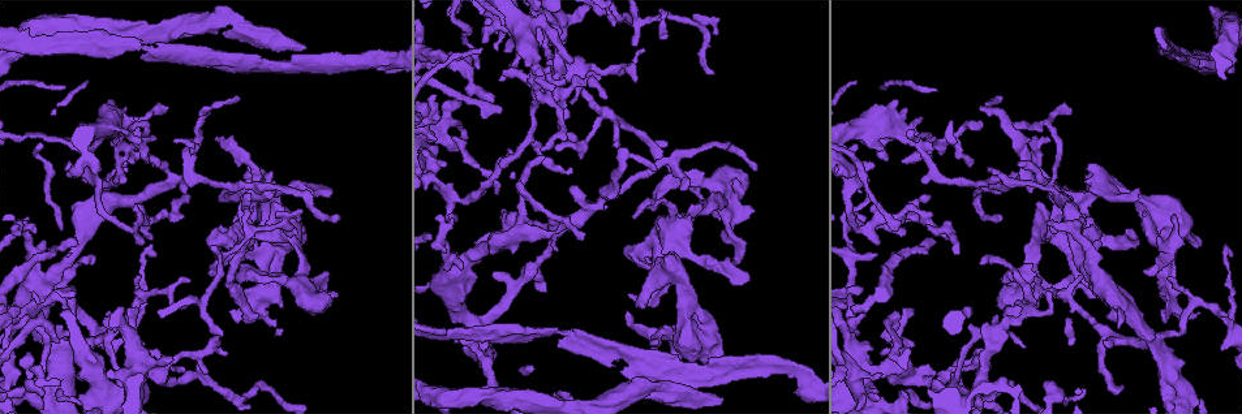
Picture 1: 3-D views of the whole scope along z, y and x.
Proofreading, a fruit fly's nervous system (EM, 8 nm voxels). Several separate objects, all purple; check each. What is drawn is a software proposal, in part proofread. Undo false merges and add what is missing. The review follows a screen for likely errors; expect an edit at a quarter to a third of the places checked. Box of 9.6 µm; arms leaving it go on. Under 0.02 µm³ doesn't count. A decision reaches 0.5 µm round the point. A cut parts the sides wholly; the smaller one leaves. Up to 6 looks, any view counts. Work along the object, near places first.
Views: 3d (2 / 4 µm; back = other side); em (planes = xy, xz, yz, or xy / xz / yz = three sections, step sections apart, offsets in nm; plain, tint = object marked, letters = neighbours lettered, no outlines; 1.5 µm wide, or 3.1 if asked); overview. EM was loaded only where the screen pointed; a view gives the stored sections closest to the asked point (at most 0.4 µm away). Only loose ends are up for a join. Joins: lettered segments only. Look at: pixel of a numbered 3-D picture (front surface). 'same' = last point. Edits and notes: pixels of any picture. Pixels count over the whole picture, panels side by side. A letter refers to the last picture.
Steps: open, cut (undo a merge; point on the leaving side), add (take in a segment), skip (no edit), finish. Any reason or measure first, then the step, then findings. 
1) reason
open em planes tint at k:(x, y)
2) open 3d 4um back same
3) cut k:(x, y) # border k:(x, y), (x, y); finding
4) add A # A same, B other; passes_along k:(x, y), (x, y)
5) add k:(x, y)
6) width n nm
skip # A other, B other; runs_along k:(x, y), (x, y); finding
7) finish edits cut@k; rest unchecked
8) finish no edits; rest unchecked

open 3d 2um at 1:(643, 307)

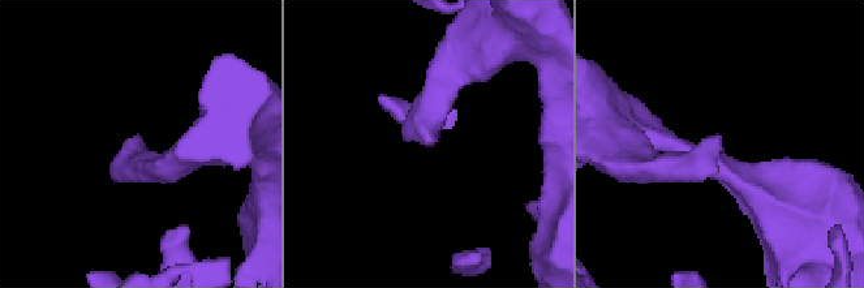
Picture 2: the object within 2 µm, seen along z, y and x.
open em xz step 4 letters at 2:(720, 138)

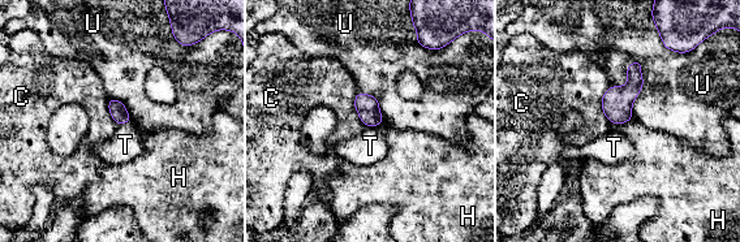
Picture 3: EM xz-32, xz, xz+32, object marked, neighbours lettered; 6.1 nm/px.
open em planes letters same

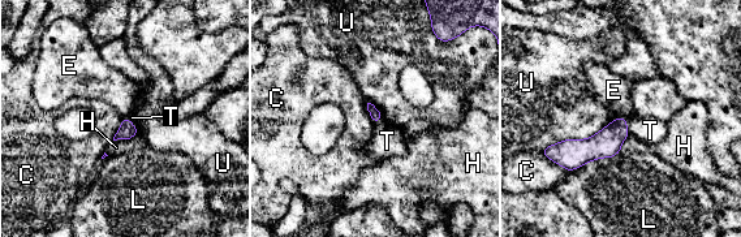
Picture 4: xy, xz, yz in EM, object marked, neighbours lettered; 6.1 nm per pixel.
skip # C other, E other, H other, L other, T other, U other; border 4:(625, 117), (625, 124), (630, 133); no lettered segment goes on from it

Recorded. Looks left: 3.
branch stops here
open em planes letters at 1:(135, 307)

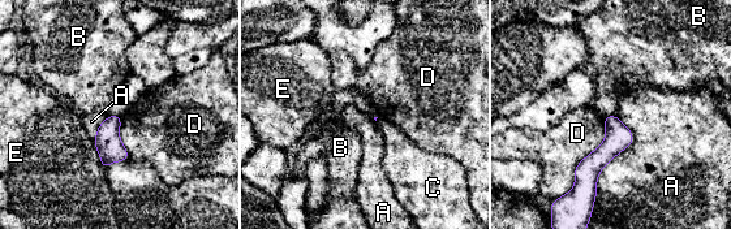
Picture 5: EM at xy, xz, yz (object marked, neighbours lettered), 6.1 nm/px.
skip # A other, B other, C other, D other, E other; border 5:(110, 115), (120, 116); none of them fits

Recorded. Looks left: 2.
branch stops here
open 3d 2um at 1:(1035, 273)

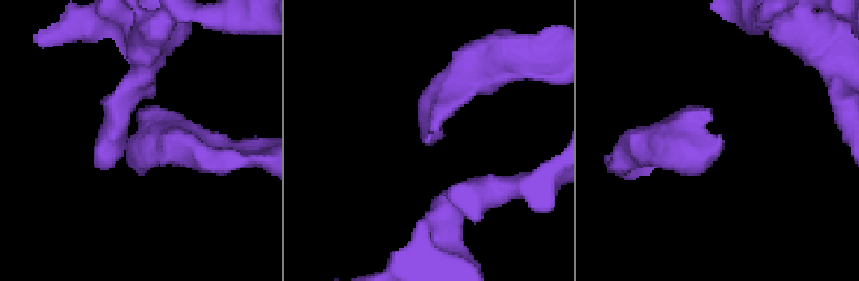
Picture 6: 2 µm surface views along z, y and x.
need the tissue
open em planes letters at 6:(426, 140)

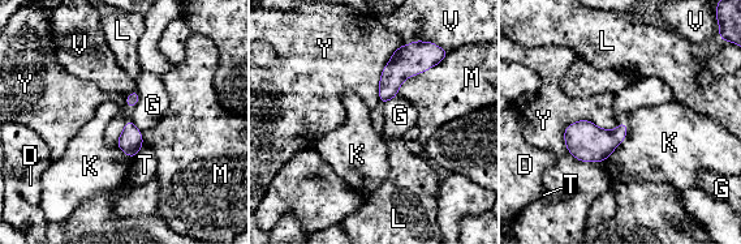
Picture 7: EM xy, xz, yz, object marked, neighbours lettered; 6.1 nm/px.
skip # D other, G other, K other, L other, M other, T other, V other, Y other; border 7:(628, 124), (625, 138), (603, 161); none of them fits

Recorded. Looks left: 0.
finish no edits; rest unchecked

